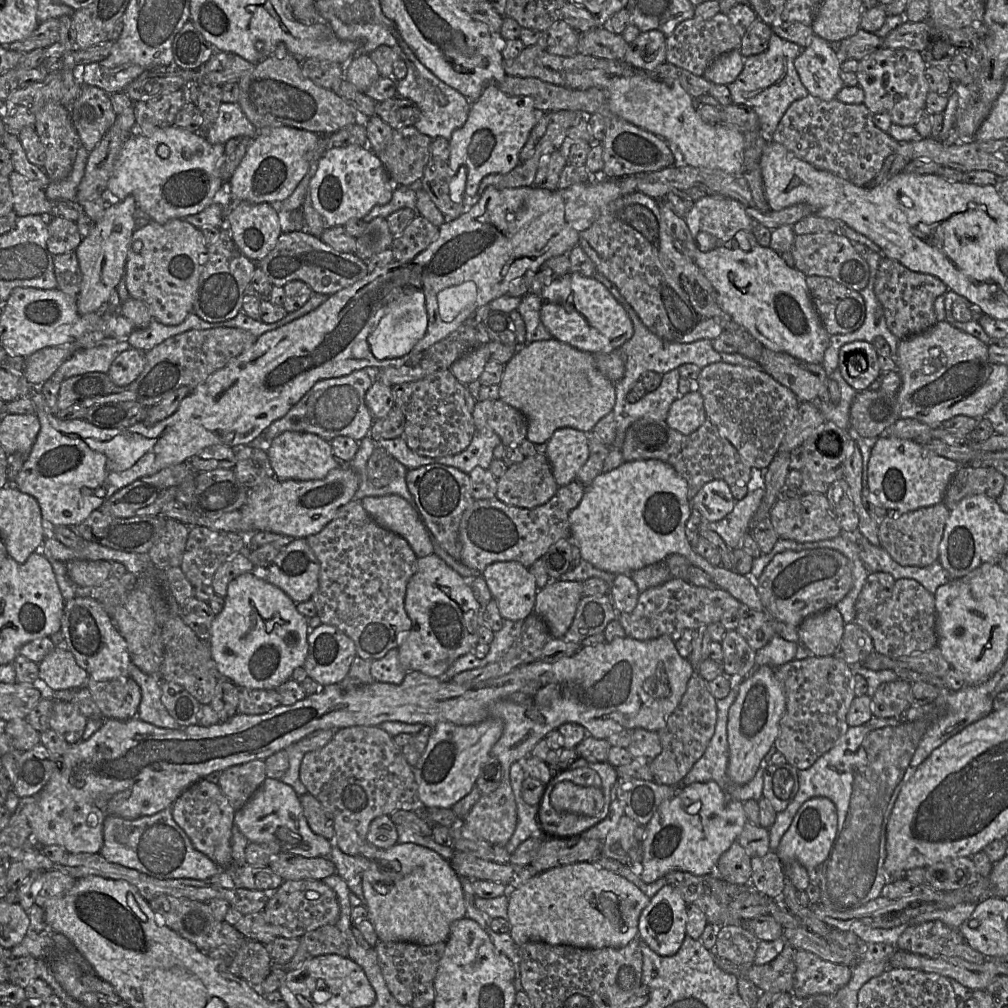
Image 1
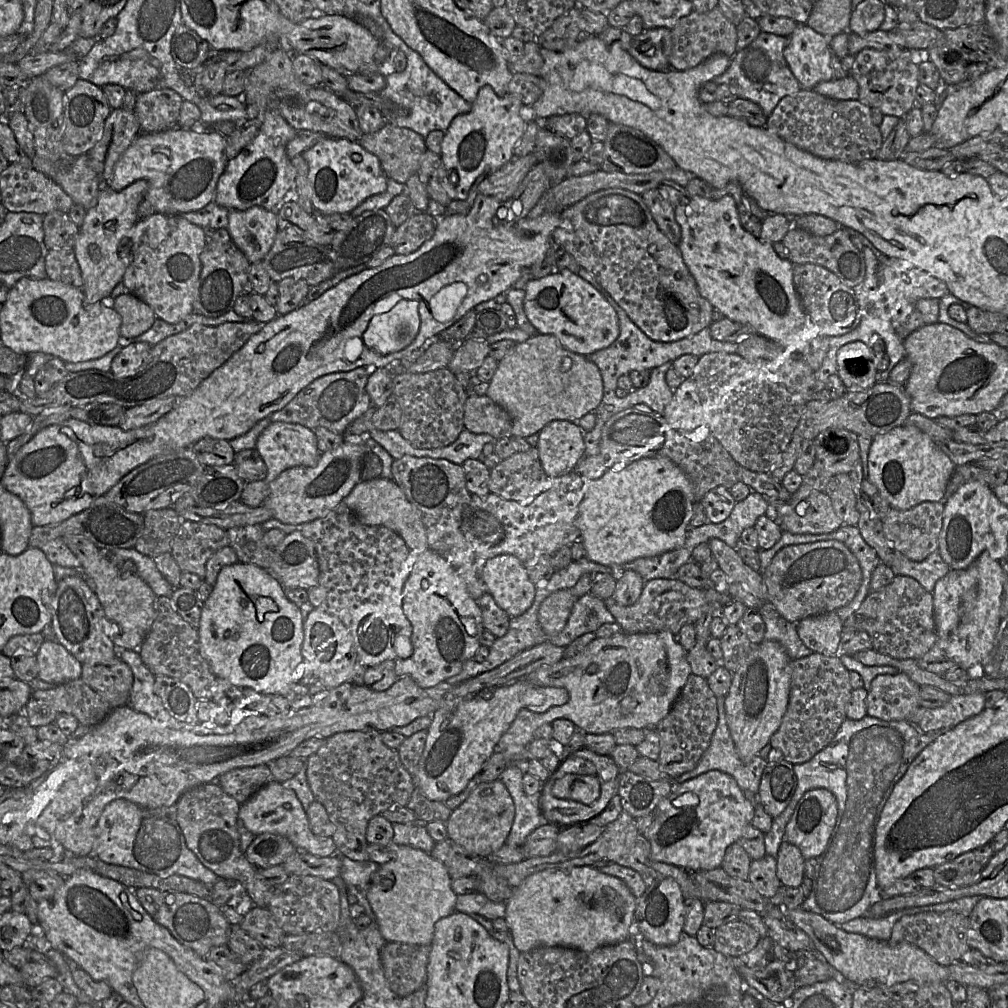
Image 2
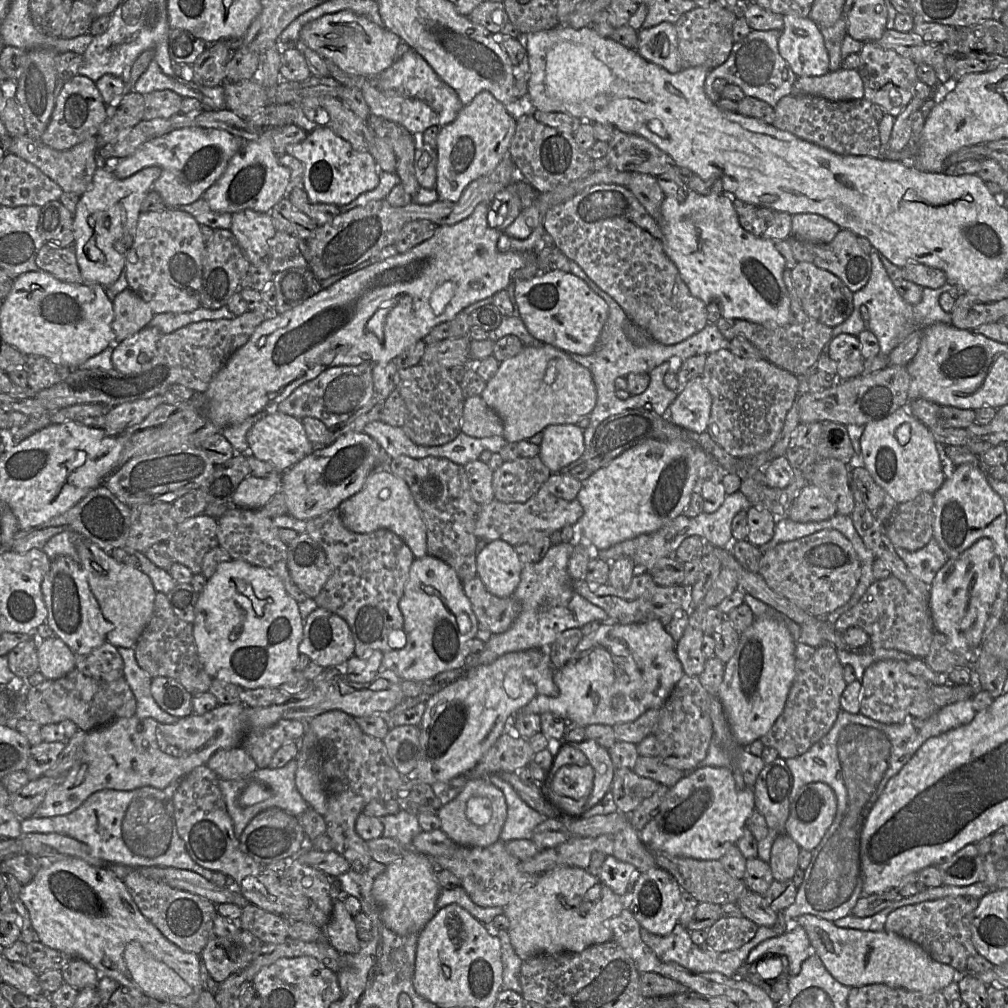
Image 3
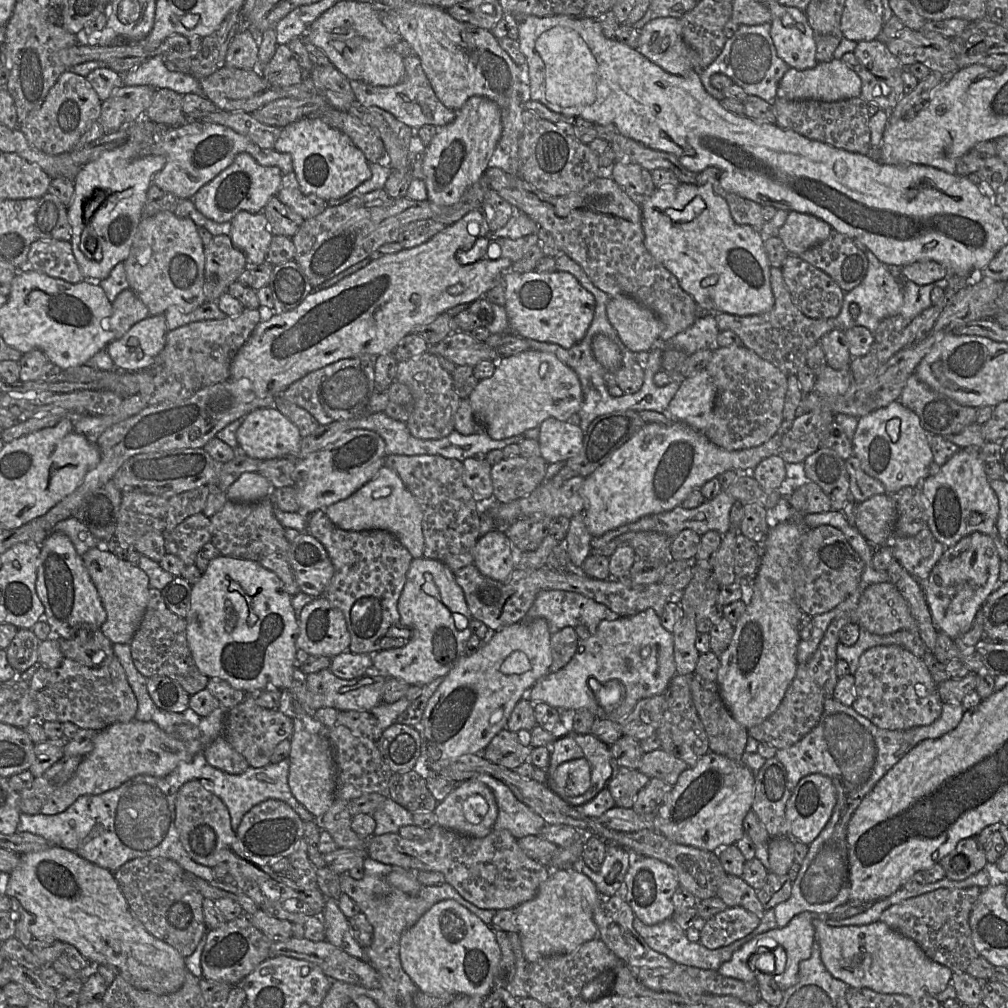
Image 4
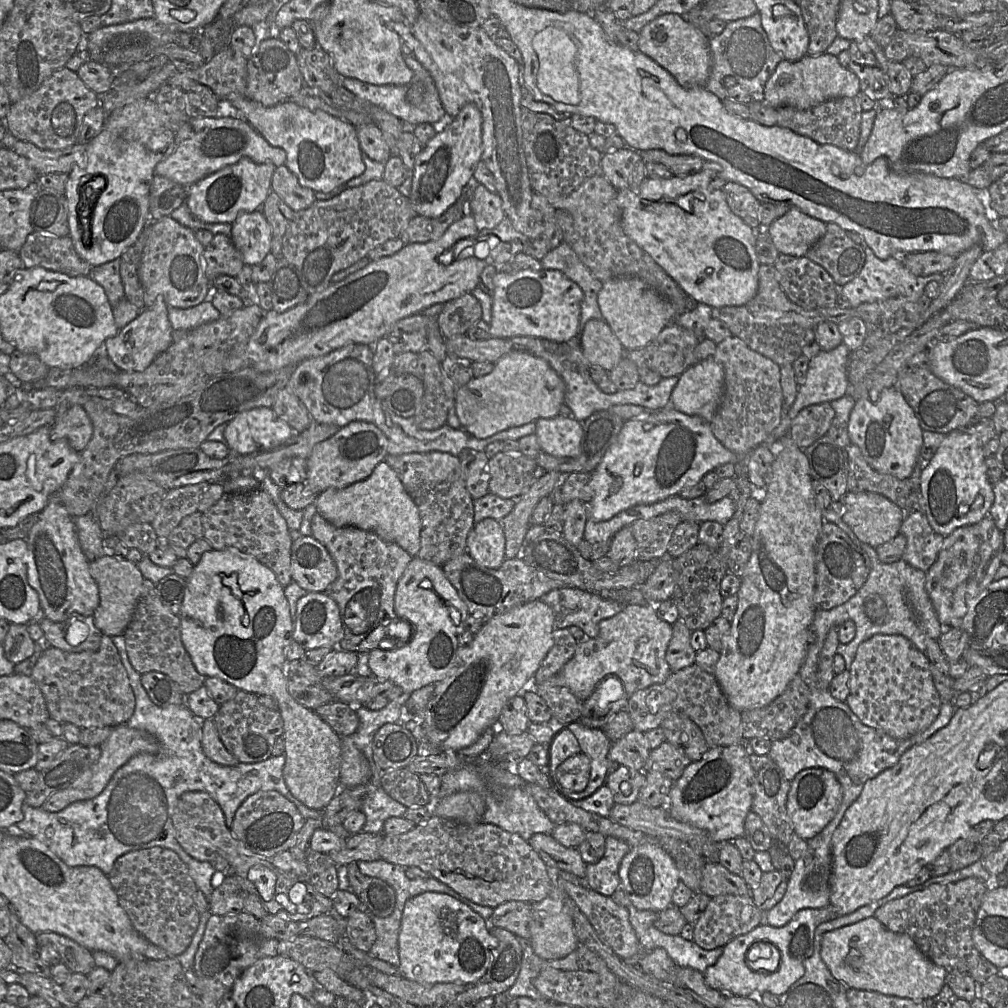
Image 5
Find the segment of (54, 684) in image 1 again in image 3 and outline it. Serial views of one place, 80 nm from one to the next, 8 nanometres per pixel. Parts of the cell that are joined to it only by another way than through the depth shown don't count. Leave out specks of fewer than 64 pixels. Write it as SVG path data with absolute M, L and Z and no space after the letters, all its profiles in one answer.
M57 636L38 640L38 667L45 679L58 679L76 668L75 654Z

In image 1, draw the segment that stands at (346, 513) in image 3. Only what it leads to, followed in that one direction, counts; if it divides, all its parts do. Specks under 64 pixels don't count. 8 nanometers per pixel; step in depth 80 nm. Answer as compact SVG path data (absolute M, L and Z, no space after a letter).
M398 495L368 496L360 500L363 508L381 527L402 536L418 558L434 553L432 537L422 521L417 509Z

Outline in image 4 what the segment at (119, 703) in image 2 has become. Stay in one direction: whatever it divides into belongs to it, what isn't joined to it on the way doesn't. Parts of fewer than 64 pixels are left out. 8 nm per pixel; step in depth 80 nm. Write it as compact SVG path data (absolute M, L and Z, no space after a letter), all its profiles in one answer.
M80 629L73 639L58 638L58 642L66 658L90 668L102 667L115 656L113 643L100 629Z

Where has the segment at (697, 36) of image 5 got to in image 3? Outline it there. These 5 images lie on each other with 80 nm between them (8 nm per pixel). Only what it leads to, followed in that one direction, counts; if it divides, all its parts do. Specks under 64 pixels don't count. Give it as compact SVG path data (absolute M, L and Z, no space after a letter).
M662 22L638 32L636 52L646 61L656 64L669 73L682 70L675 25Z

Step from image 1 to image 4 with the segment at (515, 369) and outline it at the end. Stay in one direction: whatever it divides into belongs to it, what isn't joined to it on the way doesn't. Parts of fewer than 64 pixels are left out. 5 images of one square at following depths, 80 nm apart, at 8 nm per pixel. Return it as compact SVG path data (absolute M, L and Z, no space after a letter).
M537 350L496 359L496 368L489 378L479 380L467 398L476 420L491 438L502 440L539 427L548 419L568 421L579 412L583 393L575 371L554 354Z

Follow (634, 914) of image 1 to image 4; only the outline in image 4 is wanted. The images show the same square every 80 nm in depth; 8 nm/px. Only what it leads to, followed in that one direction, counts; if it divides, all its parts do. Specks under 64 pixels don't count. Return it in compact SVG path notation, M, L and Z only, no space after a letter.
M576 868L551 870L537 895L515 908L518 934L526 960L534 963L551 955L569 954L582 944L596 939L598 928L593 913L601 899L592 880Z

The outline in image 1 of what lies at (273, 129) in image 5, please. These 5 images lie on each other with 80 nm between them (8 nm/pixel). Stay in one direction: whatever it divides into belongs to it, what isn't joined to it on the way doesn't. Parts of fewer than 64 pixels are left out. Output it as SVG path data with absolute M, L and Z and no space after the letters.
M354 144L332 147L318 160L317 171L309 182L309 196L312 206L328 227L344 228L350 219L363 219L374 206L389 203L393 182L371 149Z

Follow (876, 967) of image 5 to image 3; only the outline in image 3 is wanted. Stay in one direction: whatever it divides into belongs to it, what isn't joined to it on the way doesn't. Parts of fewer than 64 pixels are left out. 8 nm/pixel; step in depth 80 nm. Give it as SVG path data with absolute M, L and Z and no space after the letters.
M809 914L799 916L796 922L806 931L813 946L813 952L819 956L827 971L834 979L848 988L885 984L911 991L934 992L942 991L958 978L958 972L953 967L935 961L919 944L896 933L886 930L873 932L837 927L831 921Z

